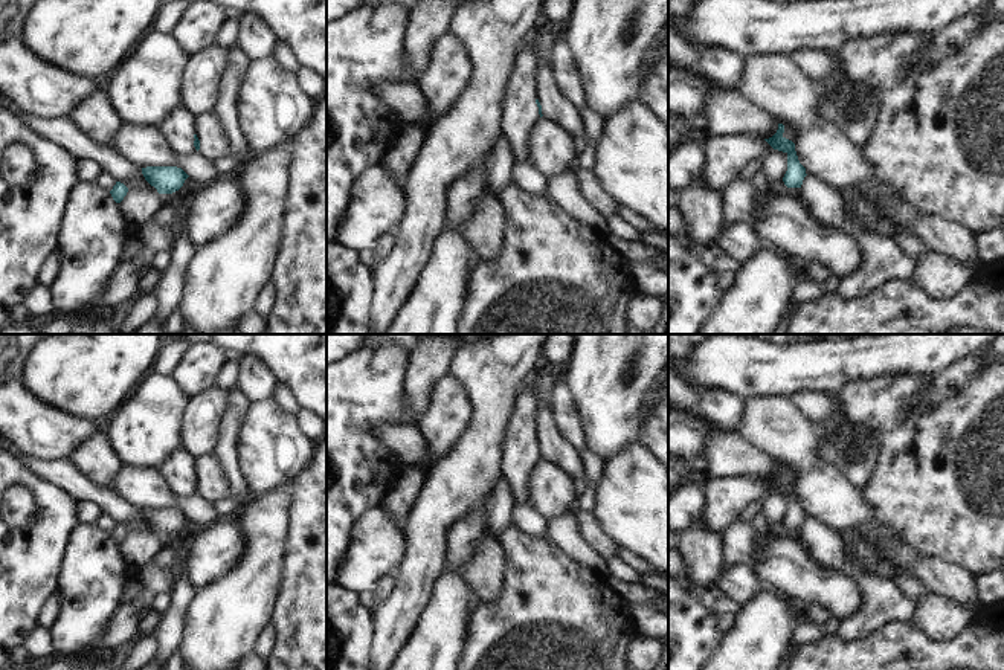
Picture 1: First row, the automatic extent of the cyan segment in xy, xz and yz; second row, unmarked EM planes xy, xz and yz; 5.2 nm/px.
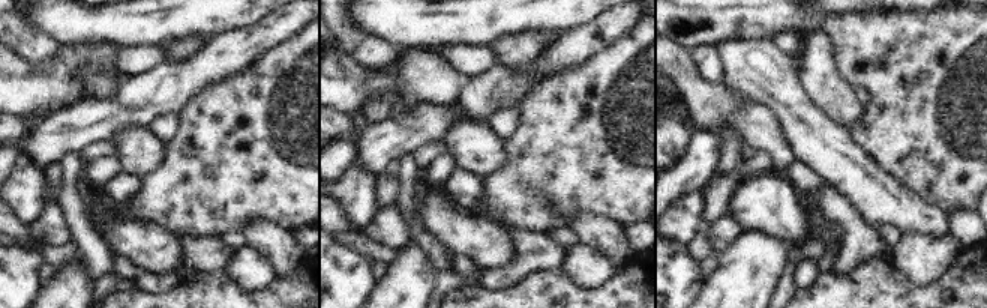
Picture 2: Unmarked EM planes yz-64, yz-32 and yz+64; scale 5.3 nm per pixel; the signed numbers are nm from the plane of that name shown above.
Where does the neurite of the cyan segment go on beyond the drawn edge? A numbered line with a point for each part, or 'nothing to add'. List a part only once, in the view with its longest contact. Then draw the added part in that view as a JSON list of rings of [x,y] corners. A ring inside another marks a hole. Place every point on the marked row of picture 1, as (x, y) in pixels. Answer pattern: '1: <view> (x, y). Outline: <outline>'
1: yz (727, 112). Outline: [[[714,85],[705,102],[700,125],[713,137],[751,134],[757,139],[772,137],[781,122],[757,108],[739,90],[723,90]]]

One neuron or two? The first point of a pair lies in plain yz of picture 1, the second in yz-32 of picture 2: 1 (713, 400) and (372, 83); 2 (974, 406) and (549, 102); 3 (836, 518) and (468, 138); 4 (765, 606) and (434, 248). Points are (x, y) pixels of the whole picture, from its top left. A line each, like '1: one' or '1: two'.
1: two
2: one
3: one
4: two

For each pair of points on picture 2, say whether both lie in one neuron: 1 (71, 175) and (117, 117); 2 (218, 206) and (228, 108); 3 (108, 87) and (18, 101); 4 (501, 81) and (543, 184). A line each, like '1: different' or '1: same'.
1: different
2: same
3: different
4: different

